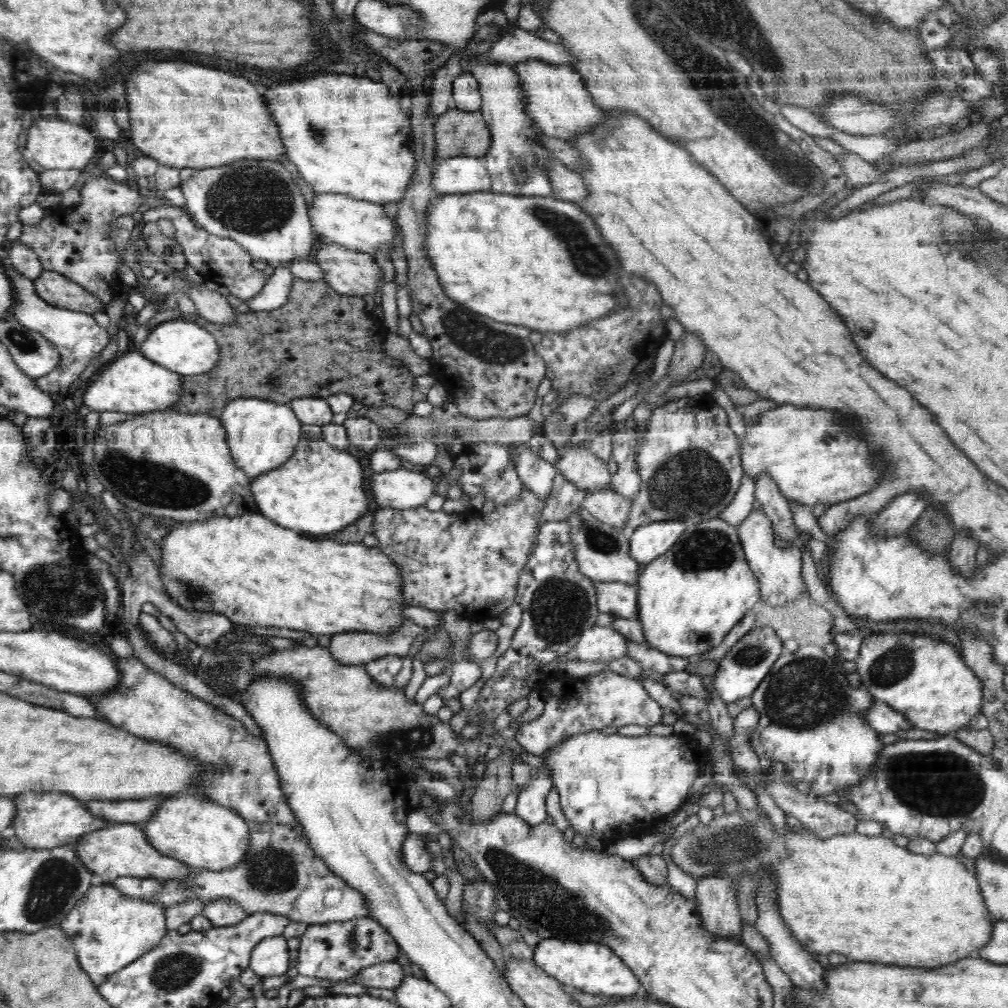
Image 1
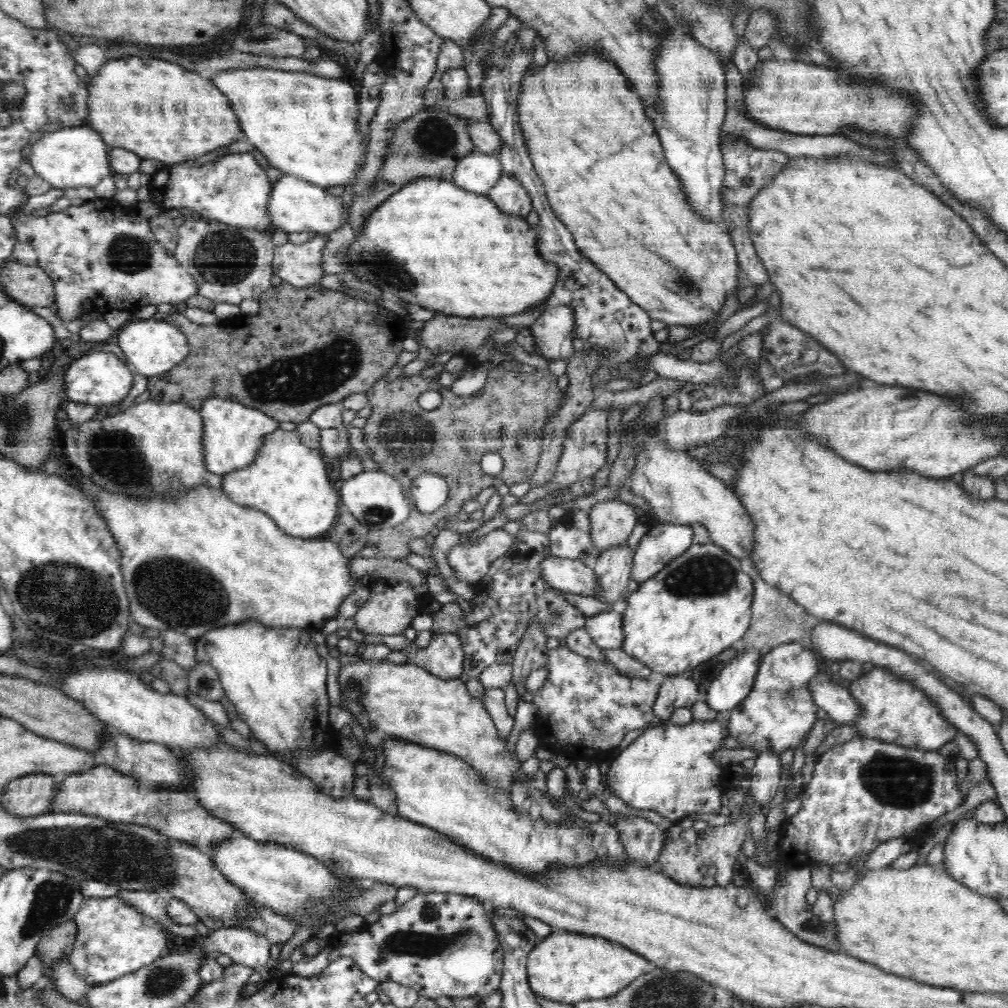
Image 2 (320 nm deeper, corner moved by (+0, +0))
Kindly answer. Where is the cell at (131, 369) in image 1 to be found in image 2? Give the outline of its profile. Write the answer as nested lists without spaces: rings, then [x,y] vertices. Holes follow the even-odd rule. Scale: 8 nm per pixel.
[[[90,352],[68,364],[64,376],[65,396],[67,400],[83,405],[120,404],[133,385],[133,376],[132,367],[127,367],[114,353]]]

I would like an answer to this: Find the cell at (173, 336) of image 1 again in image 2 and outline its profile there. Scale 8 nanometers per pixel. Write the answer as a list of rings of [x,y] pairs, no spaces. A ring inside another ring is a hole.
[[[166,318],[163,320],[132,319],[130,324],[122,327],[118,332],[118,344],[123,350],[128,364],[136,373],[146,377],[152,377],[172,370],[180,364],[189,353],[189,342],[185,334]]]

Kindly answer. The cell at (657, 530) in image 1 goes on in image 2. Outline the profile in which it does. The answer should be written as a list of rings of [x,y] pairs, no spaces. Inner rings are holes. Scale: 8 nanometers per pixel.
[[[659,523],[641,539],[634,553],[631,579],[644,583],[687,552],[694,532],[690,525]]]

